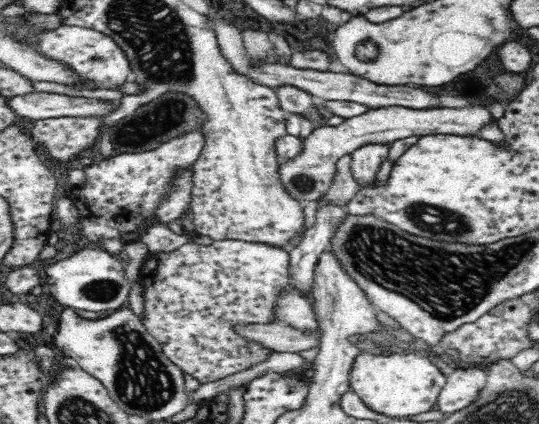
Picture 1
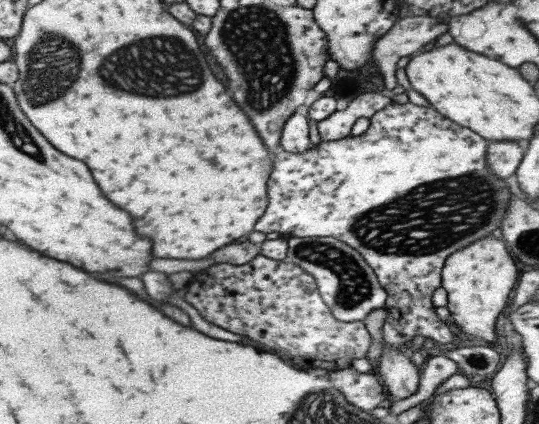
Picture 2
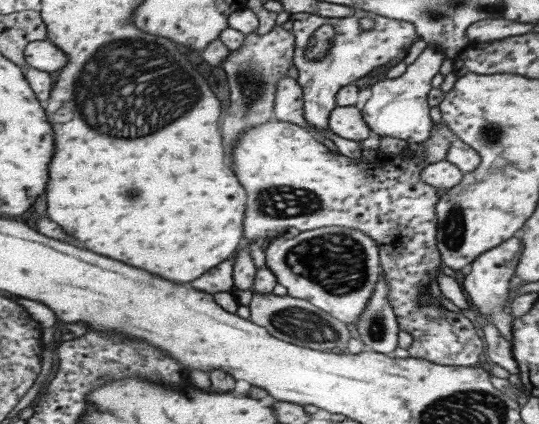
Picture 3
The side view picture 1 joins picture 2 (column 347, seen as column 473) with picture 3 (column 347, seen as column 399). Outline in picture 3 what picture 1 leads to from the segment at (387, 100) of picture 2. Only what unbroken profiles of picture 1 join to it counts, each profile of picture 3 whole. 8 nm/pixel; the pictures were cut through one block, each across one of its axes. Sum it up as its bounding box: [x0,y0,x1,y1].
[329,106,370,144]

